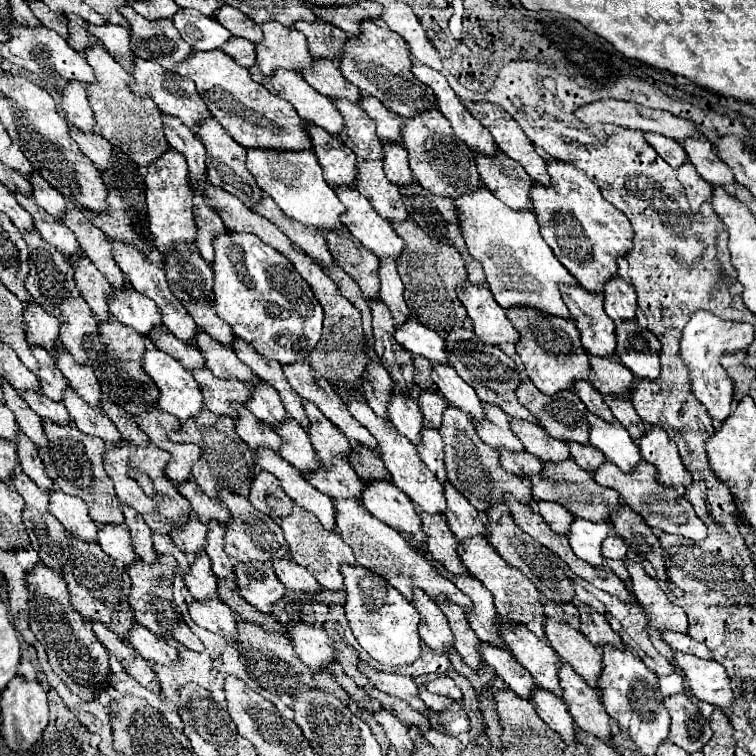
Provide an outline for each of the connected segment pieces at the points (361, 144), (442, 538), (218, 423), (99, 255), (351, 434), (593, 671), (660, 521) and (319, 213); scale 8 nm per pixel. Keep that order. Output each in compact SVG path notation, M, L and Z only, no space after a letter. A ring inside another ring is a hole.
M333 100L345 118L347 132L339 136L347 148L351 148L361 160L383 160L383 144L375 134L375 122L349 100Z
M419 510L419 514L423 516L423 528L427 528L427 534L429 534L427 552L439 564L443 564L443 568L449 570L451 574L457 574L457 576L467 574L467 568L463 566L463 562L457 554L459 542L455 538L455 534L449 530L447 520L443 516L431 516L423 510Z
M203 410L199 416L195 416L195 420L187 420L181 424L181 430L175 434L169 434L169 438L173 442L193 442L199 444L201 448L201 458L199 462L193 466L193 478L195 482L203 488L203 492L215 502L219 504L219 486L229 488L235 494L241 496L249 496L253 478L255 478L255 454L247 448L247 444L239 438L239 434L235 432L235 420L229 416L219 416L213 414L209 410Z
M71 208L67 210L65 218L63 218L65 226L69 226L75 236L77 242L81 244L85 256L97 266L97 270L101 270L105 274L105 278L109 280L109 284L115 290L125 290L125 286L129 284L123 270L117 266L115 258L113 258L113 250L111 250L111 242L105 236L103 230L99 230L87 216L85 212Z
M295 362L283 366L283 370L293 390L301 398L313 402L349 440L355 440L357 444L369 446L373 452L379 452L375 438L347 412L347 404L339 400L339 394L333 390L333 386L327 380L315 376L309 362Z
M547 618L545 620L545 634L551 648L573 666L573 670L593 688L597 688L597 680L603 672L603 654L599 648L591 646L589 640L569 624L561 620Z
M643 460L643 464L639 464L639 468L633 474L625 474L619 472L619 468L615 468L615 464L605 462L597 472L593 472L593 478L607 488L613 488L621 494L623 502L633 508L635 512L639 512L641 516L645 516L647 524L657 530L657 532L667 532L667 534L679 534L685 538L693 538L693 540L703 540L707 536L707 526L703 524L703 520L693 512L691 504L685 500L683 494L679 494L675 488L663 488L657 482L657 472L653 464L647 464Z
M249 148L247 168L257 178L257 184L263 188L263 192L267 192L287 216L299 220L303 226L323 232L345 230L341 222L345 208L337 198L337 192L325 182L323 168L317 162L315 152L267 152Z

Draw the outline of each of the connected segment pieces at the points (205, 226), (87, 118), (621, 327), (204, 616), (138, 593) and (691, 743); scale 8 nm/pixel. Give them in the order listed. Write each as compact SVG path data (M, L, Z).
M201 200L195 204L195 218L197 218L197 226L199 226L199 232L197 232L197 238L195 238L195 246L199 246L199 252L201 252L203 260L213 264L213 260L215 260L213 240L217 236L225 234L227 228L223 226L221 216Z
M69 84L61 90L63 96L63 112L69 124L79 128L81 132L91 132L95 126L95 116L87 100L87 90L83 84Z
M637 322L617 324L617 356L637 376L657 380L661 374L661 342Z
M219 598L189 604L189 614L197 626L201 626L213 634L219 634L231 642L235 642L239 636L233 610L227 604L223 604Z
M159 556L159 564L155 564L155 566L139 560L139 564L133 564L127 570L129 578L131 578L131 600L129 600L129 604L133 608L135 620L163 640L173 640L179 646L185 646L185 648L195 650L195 652L203 652L203 642L185 624L183 614L181 614L181 610L179 610L179 606L175 604L175 598L173 598L171 578L175 576L179 564L177 564L175 558L169 558L169 560L165 560L165 558L167 556Z
M685 694L665 698L665 708L671 716L671 736L669 740L683 748L685 752L701 752L709 742L713 730L703 714L697 710L697 704Z

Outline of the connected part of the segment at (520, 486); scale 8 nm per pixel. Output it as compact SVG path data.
M449 406L447 412L443 414L443 428L439 434L445 444L443 456L445 456L445 470L447 470L449 482L481 512L483 518L487 518L489 508L505 504L507 494L511 494L519 504L525 504L525 506L531 506L535 502L529 482L519 476L511 476L501 468L499 452L487 446L477 436L475 424L465 412L459 412L457 408Z

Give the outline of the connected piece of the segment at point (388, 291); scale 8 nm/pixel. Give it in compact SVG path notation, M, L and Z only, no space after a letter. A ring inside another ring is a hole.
M381 260L381 268L379 268L379 278L381 278L381 292L379 298L387 304L387 308L391 310L395 324L401 326L411 318L411 310L405 304L403 298L403 282L399 278L397 272L397 264L393 260Z

